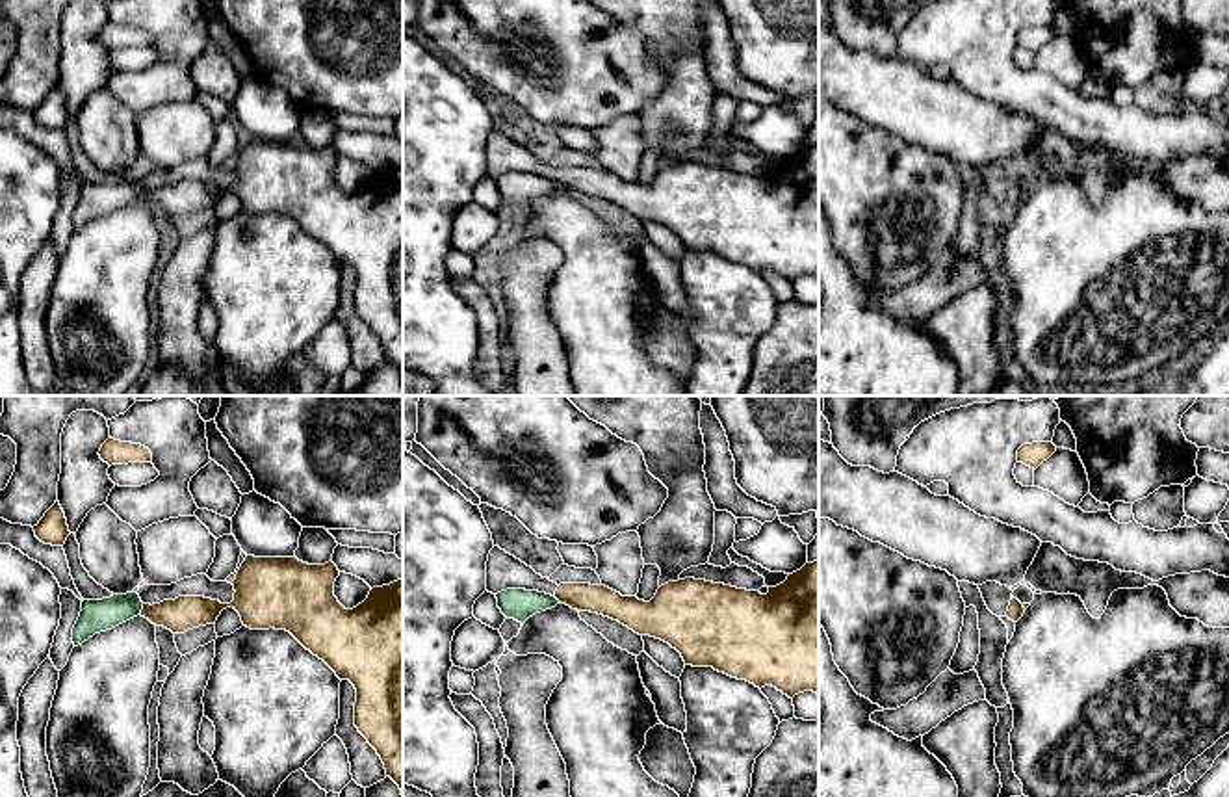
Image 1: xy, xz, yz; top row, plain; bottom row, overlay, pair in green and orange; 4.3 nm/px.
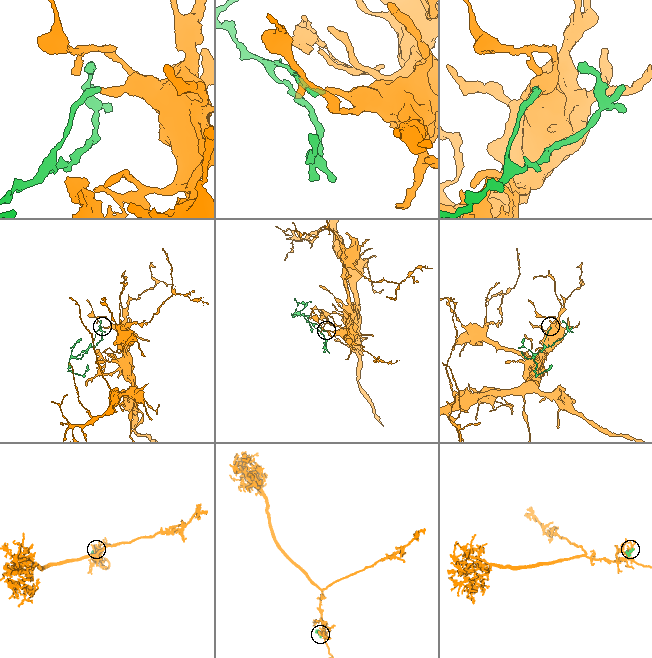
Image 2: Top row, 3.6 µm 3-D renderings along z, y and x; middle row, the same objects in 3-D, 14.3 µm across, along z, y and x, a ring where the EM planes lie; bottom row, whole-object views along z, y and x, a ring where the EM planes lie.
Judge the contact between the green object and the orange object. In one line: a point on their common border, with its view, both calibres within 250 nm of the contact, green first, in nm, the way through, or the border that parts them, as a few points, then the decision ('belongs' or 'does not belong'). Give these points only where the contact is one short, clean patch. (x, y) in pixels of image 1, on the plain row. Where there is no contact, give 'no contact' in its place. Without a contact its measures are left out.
meets green in xy at (142, 192); 140 nm thick on the green side, 150 nm on the other; border along xy (143, 188), (138, 197); does not belong

